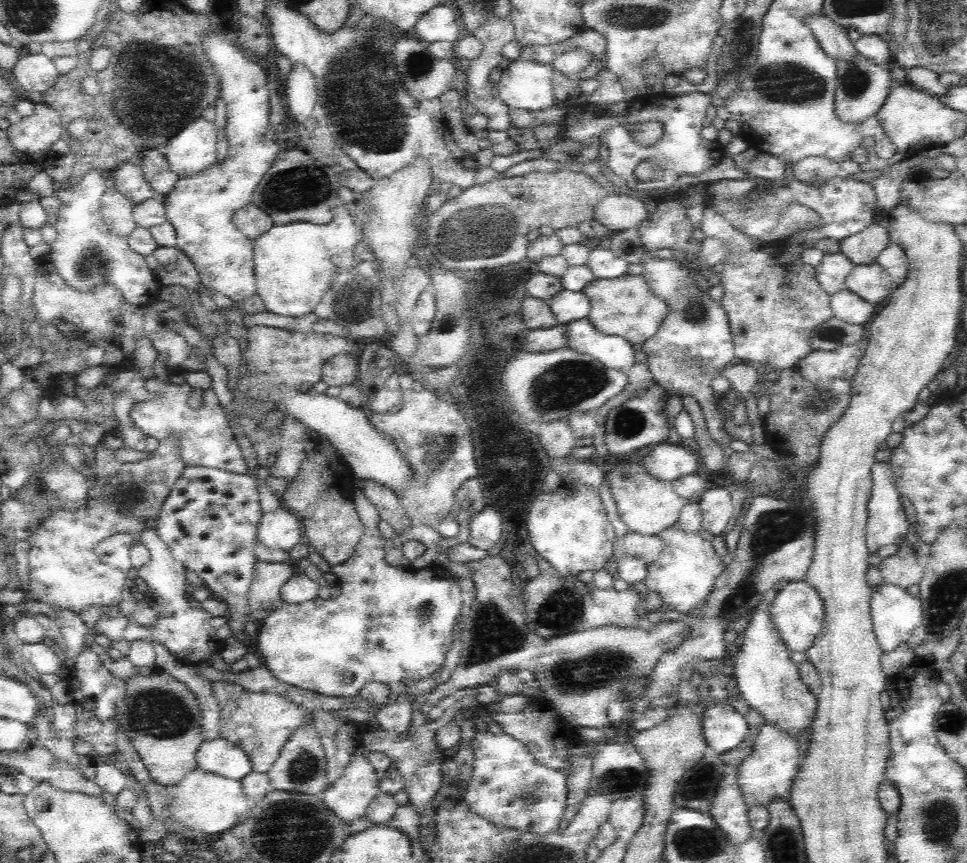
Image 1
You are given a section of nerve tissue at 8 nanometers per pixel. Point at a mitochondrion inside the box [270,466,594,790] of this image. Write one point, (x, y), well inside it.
(494, 635)

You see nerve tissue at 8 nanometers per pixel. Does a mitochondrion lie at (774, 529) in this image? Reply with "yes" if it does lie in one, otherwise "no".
yes

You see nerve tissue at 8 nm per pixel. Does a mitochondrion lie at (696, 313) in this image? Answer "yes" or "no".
yes

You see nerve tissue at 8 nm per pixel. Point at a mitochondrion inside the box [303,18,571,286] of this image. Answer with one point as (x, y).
(477, 236)

